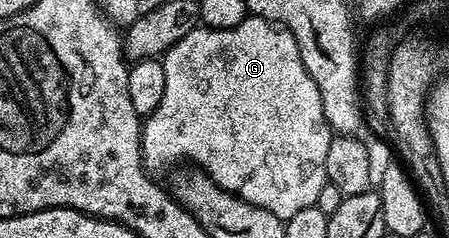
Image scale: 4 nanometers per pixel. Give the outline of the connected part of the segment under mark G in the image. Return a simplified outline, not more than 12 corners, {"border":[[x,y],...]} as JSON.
{"border":[[187,32],[141,127],[146,171],[196,164],[288,220],[327,183],[293,33]]}

